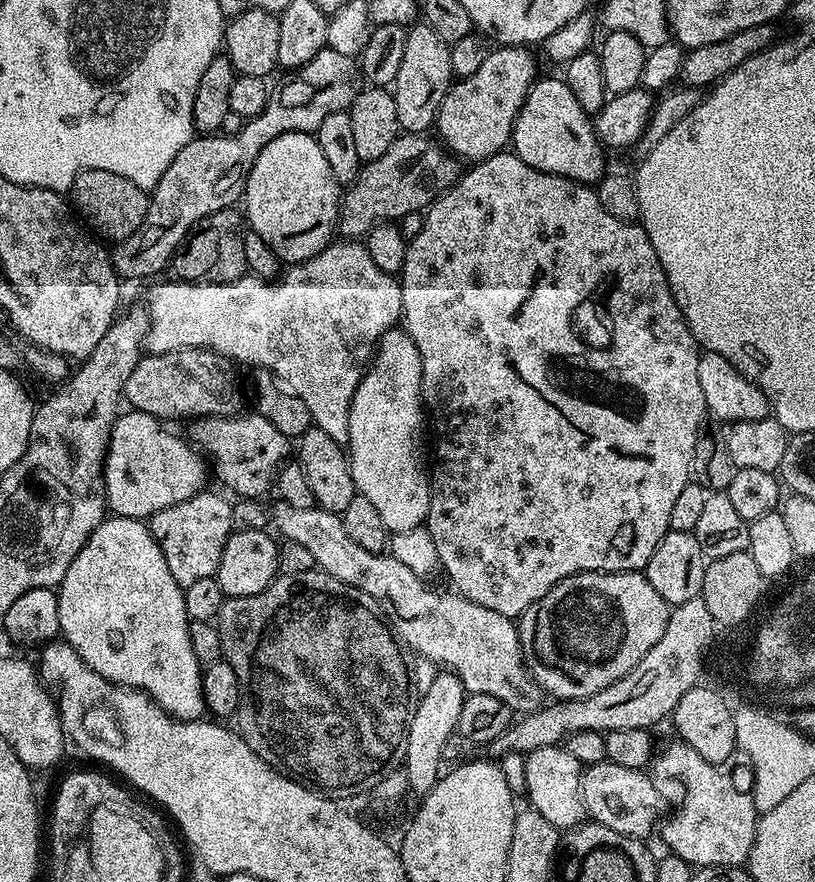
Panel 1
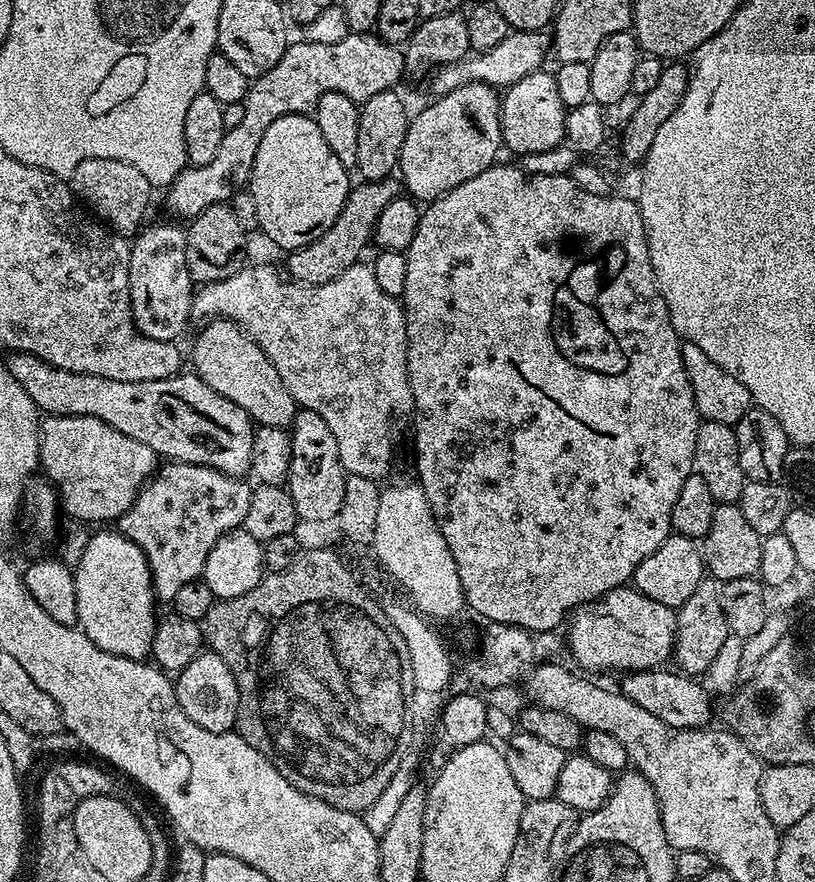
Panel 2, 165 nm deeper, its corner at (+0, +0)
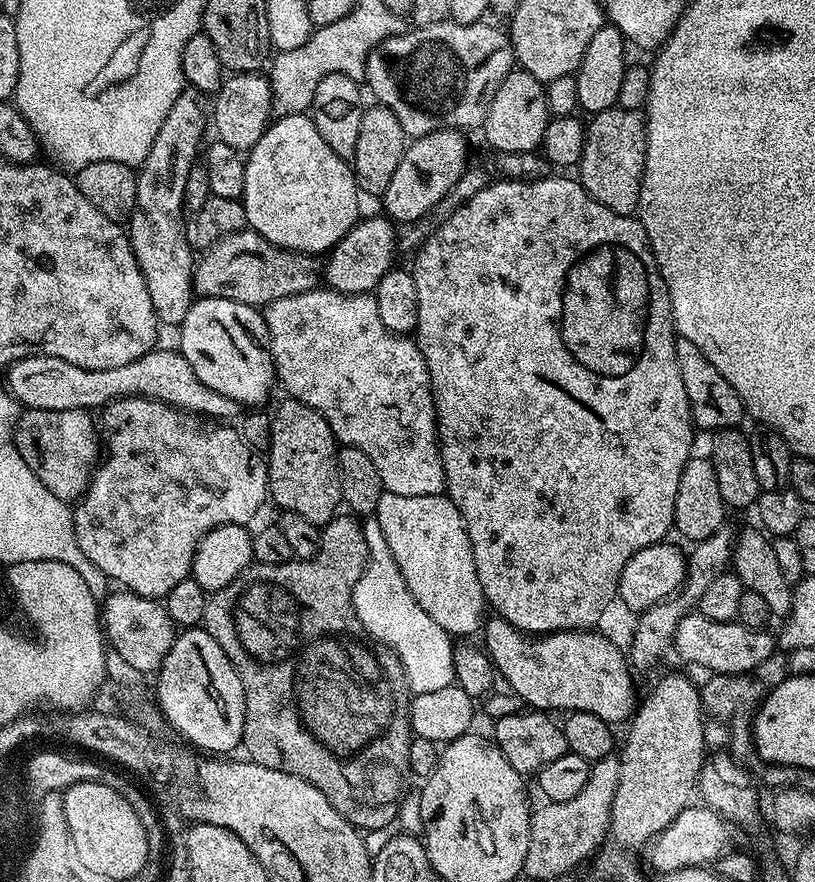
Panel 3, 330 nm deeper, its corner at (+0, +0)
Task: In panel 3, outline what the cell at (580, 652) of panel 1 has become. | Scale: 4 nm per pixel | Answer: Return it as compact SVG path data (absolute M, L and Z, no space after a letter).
M693 610L678 622L672 648L688 664L705 668L708 674L742 675L755 673L777 651L778 644L771 631L751 628L739 622L714 622Z

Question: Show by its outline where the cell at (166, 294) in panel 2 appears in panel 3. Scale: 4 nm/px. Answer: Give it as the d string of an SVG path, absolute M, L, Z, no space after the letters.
M186 90L178 98L178 102L174 102L174 110L166 114L166 122L162 122L158 129L158 138L154 138L150 154L146 154L146 158L138 165L136 208L126 224L128 238L132 242L132 253L136 255L138 266L144 273L146 290L150 292L150 302L161 325L181 324L194 299L194 255L192 256L192 248L184 237L184 195L190 170L198 164L198 149L201 147L200 139L204 136L204 124L206 128L206 104L199 98L201 99L195 91Z

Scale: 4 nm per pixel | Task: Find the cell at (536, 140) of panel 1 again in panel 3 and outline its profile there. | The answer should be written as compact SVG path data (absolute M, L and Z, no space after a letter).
M514 70L498 86L482 121L482 133L497 153L512 151L535 152L544 143L546 126L550 119L544 84L528 72Z

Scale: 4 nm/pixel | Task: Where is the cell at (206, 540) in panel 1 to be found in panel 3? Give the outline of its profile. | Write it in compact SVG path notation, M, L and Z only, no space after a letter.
M124 396L121 400L111 400L98 412L98 435L102 441L102 459L97 463L89 481L88 489L80 497L78 503L72 508L72 521L74 534L78 538L78 546L82 546L82 554L108 576L109 581L116 580L121 589L145 596L151 600L160 600L168 596L178 582L189 579L192 571L192 559L196 553L198 542L210 530L223 524L251 525L256 511L263 506L264 500L269 499L268 494L268 465L265 457L257 449L250 447L235 427L215 428L212 424L200 420L199 415L185 412L165 404L161 400L152 400L149 396Z

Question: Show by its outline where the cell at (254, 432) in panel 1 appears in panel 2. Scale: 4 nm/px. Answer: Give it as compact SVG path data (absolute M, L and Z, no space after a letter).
M14 352L7 357L6 367L34 402L37 411L50 416L88 416L96 417L113 426L116 430L148 445L157 457L181 464L206 466L227 476L247 477L252 471L250 454L254 450L254 421L242 410L234 406L230 398L222 398L218 390L210 390L206 382L194 372L177 373L170 379L151 379L149 382L119 382L84 372L70 372L47 364L29 352Z

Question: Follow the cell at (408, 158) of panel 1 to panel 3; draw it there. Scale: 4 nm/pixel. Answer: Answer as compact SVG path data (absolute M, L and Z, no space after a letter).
M241 230L229 236L223 236L222 239L209 243L205 248L208 249L205 250L201 260L199 257L195 261L192 274L193 289L201 297L213 296L214 298L226 298L253 306L267 306L278 298L309 292L311 288L317 287L322 280L322 264L315 255L280 248L251 230Z

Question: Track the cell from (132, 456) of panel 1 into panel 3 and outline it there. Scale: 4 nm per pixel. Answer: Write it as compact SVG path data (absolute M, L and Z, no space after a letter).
M30 408L19 413L16 421L16 445L30 470L58 498L79 501L88 489L88 481L102 456L98 424L85 409L38 410Z

